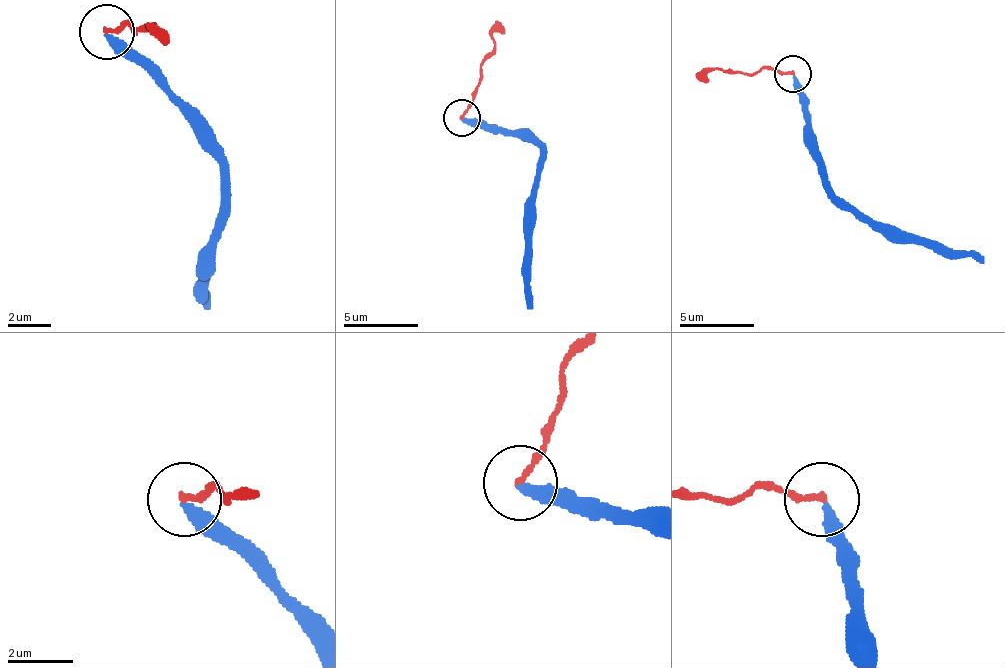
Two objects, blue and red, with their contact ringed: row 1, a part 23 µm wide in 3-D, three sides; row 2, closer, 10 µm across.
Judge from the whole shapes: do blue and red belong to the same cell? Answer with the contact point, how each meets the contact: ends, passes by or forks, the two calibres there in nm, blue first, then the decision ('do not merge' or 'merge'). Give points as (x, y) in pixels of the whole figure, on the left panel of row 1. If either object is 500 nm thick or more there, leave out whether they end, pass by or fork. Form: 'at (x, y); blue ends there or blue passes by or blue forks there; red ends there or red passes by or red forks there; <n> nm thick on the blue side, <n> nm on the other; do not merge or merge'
at (106, 31); blue ends there; red ends there; 360 nm thick on the blue side, 200 nm on the other; do not merge

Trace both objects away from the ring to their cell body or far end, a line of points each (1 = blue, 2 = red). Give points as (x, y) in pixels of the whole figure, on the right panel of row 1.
1: (795, 74), (795, 89), (806, 100), (806, 141), (821, 164), (825, 182), (877, 223), (970, 249), (984, 264)
2: (791, 74), (765, 67), (739, 74), (709, 71), (709, 82)

